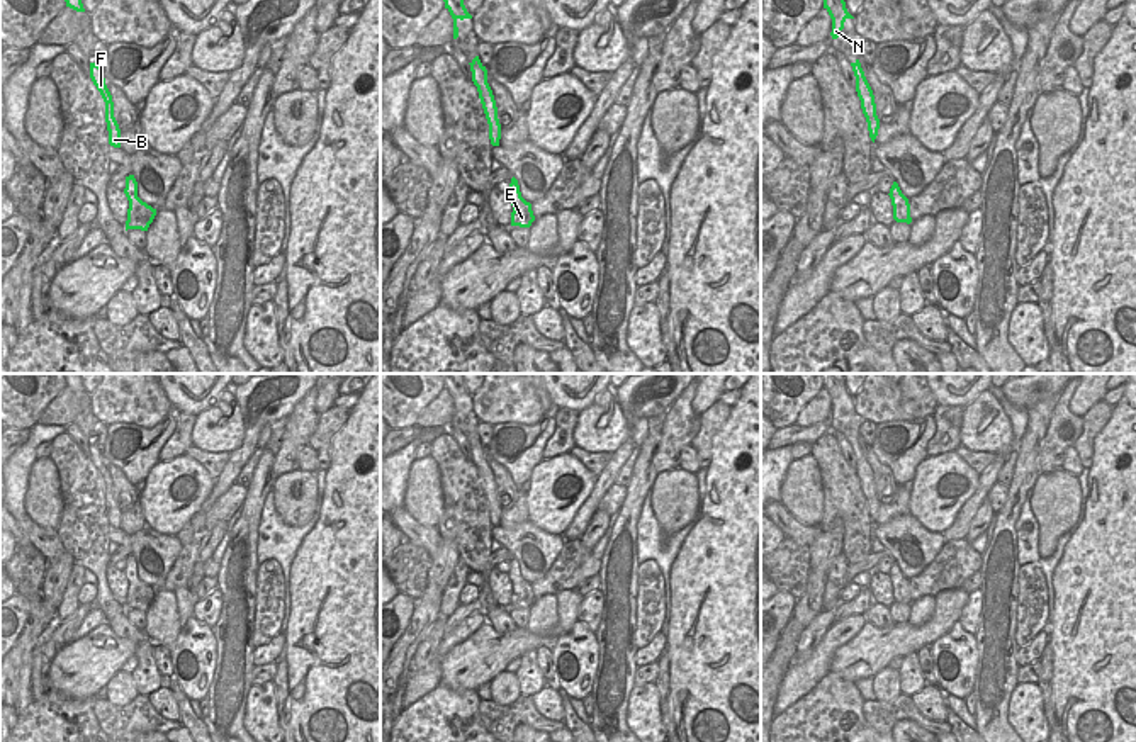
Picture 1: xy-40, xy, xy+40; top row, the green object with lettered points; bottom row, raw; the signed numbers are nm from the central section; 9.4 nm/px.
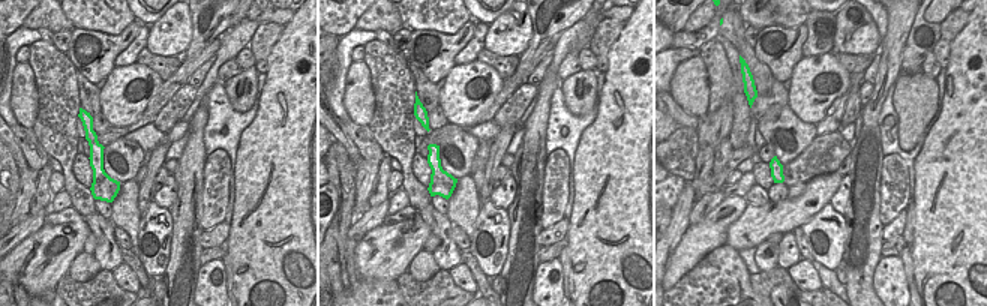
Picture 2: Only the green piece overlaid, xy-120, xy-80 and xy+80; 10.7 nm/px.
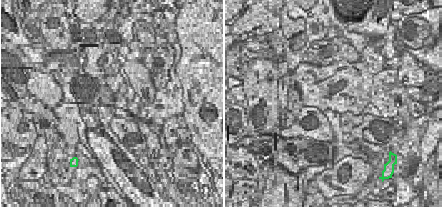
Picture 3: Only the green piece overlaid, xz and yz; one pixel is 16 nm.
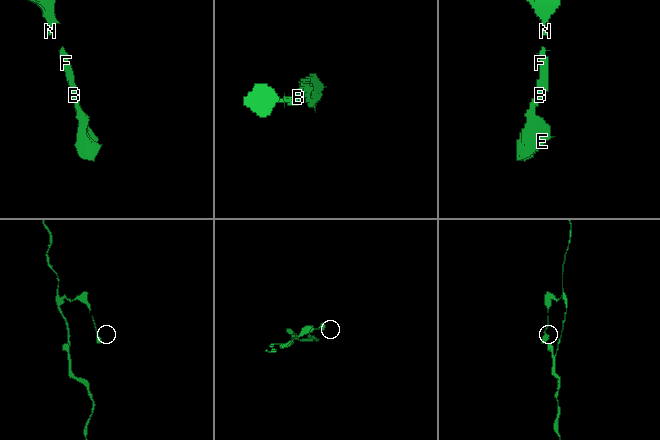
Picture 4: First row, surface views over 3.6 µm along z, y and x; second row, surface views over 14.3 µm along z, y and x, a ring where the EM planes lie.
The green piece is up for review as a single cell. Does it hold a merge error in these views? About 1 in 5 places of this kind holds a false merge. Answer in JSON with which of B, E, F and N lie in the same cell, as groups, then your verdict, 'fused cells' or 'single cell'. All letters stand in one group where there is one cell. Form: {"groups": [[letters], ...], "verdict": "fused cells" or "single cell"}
{"groups": [["B", "E", "F", "N"]], "verdict": "single cell"}

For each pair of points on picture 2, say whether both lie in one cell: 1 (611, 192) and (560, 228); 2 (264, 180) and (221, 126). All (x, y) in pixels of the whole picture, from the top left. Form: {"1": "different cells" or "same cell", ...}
{"1": "different cells", "2": "different cells"}

